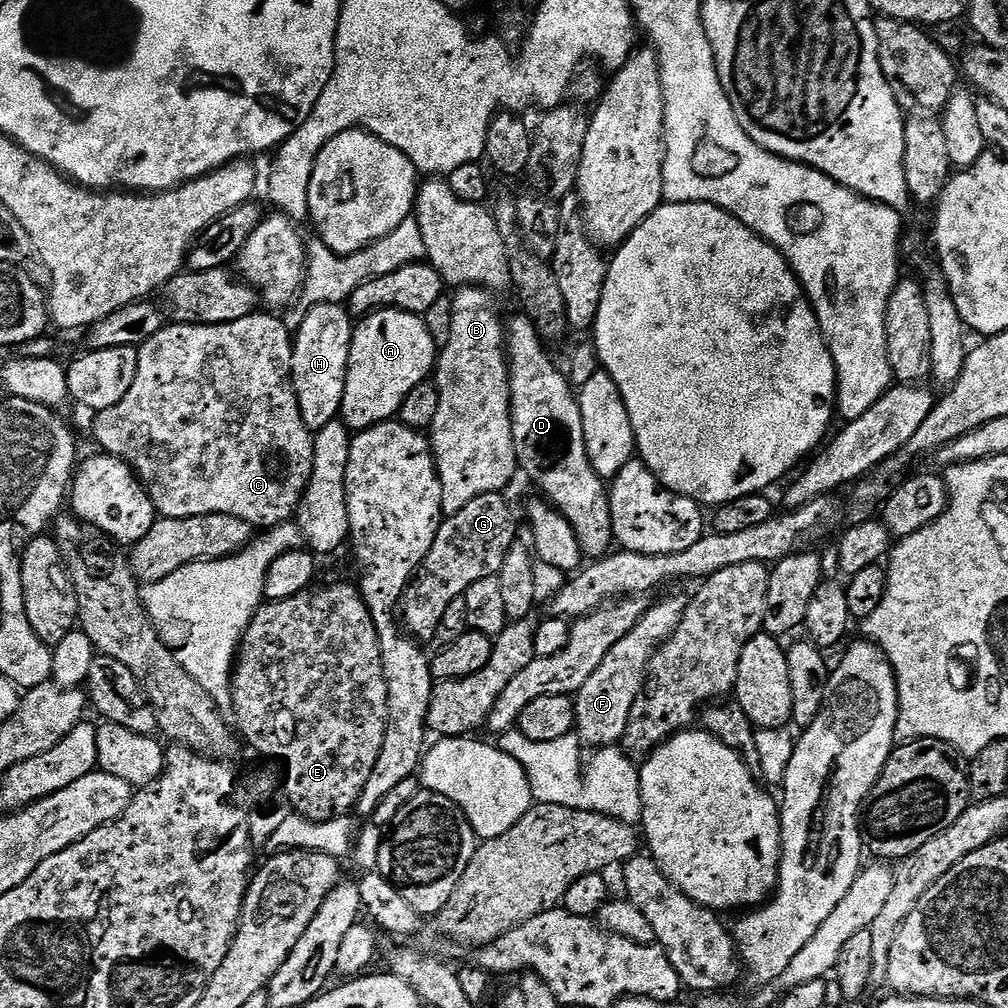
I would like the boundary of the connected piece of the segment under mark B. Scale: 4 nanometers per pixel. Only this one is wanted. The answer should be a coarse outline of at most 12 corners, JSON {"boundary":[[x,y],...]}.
{"boundary":[[451,297],[430,429],[445,517],[518,476],[506,316]]}

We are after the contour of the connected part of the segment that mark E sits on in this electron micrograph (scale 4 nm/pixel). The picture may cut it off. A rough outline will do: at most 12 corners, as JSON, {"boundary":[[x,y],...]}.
{"boundary":[[355,583],[261,603],[234,728],[313,821],[378,762],[388,683]]}

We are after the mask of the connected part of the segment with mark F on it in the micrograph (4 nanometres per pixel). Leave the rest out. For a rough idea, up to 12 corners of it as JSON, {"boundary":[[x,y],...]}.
{"boundary":[[685,597],[653,603],[574,694],[579,739],[623,741]]}

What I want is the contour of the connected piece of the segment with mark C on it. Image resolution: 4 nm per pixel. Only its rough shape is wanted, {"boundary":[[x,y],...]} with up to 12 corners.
{"boundary":[[264,310],[169,323],[91,417],[161,517],[299,513],[313,429]]}

